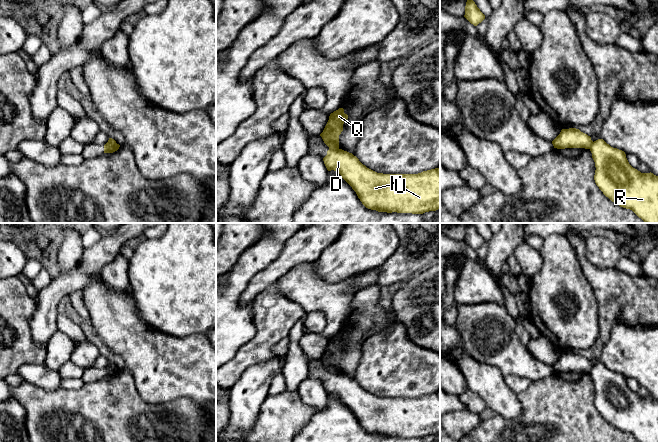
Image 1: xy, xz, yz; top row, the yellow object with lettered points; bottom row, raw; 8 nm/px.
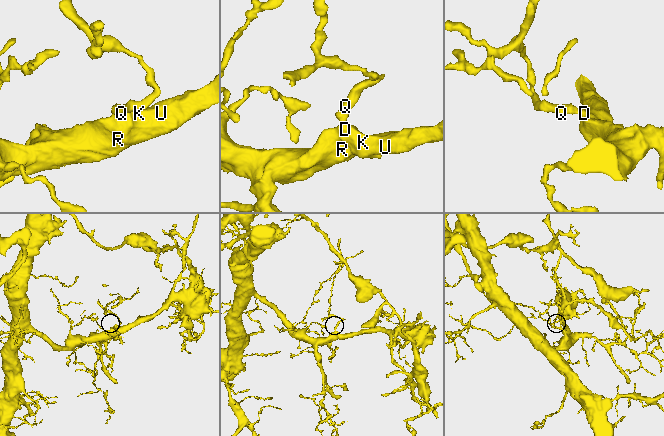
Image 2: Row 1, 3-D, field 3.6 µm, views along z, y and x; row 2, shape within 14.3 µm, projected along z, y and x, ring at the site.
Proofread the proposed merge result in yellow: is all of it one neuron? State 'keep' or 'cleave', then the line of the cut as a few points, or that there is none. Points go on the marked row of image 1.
cleave; cut in xz along (329, 148), (338, 149)

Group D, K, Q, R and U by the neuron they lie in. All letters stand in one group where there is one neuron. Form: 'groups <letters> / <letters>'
groups D K R U / Q

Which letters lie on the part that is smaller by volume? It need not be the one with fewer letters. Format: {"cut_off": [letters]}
{"cut_off": ["Q"]}

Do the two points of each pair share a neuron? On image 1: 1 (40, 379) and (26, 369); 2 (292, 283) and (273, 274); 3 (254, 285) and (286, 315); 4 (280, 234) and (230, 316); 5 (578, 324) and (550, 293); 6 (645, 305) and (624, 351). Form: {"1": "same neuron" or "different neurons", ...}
{"1": "same neuron", "2": "different neurons", "3": "different neurons", "4": "same neuron", "5": "same neuron", "6": "different neurons"}

